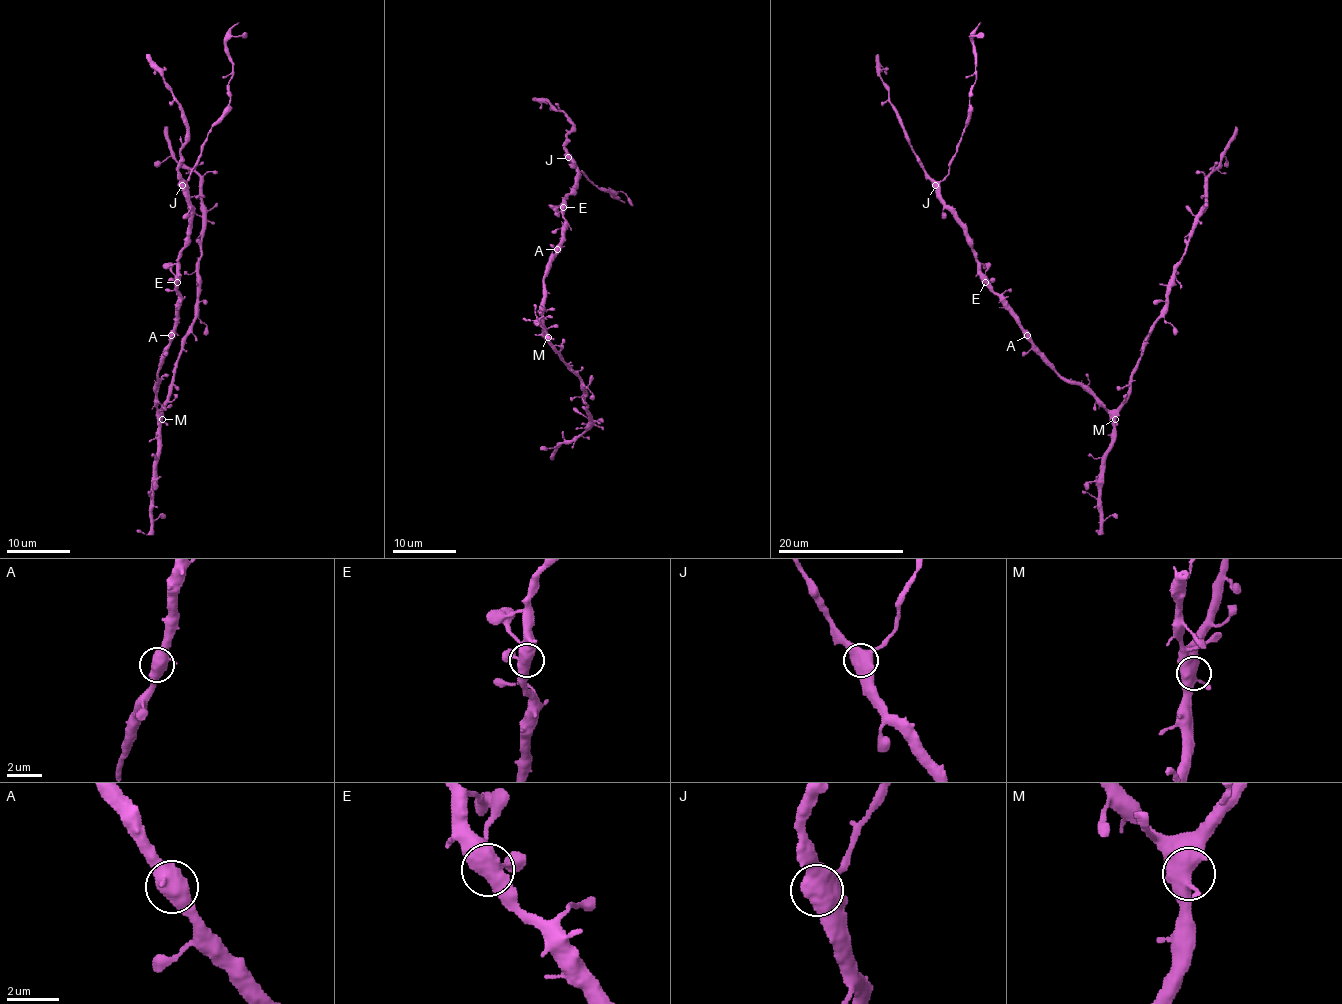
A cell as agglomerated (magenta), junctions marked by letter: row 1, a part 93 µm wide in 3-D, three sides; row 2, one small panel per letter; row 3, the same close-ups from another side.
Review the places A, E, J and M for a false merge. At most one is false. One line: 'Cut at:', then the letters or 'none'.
Cut at: none

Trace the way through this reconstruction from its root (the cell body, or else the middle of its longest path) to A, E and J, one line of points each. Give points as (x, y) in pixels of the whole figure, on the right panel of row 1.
A: (1052, 364), (1027, 335)
E: (1052, 364), (1031, 340), (1012, 308), (985, 282)
J: (1052, 364), (1031, 340), (1012, 308), (992, 288), (981, 271), (967, 226), (944, 203), (935, 185)

